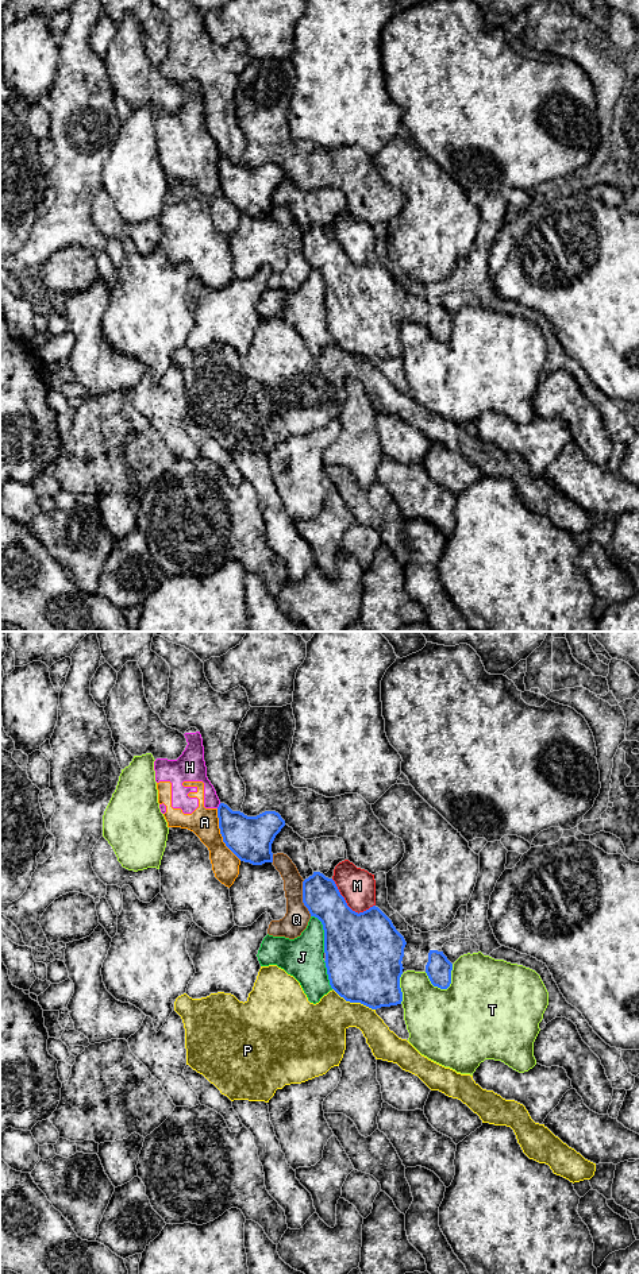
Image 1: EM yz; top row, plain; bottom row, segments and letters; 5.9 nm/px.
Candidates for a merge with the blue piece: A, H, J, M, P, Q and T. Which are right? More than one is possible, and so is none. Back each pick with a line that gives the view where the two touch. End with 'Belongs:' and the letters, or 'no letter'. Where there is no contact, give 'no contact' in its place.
Belongs: no letter

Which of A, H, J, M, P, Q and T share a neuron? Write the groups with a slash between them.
A H / J / M / P / Q / T

